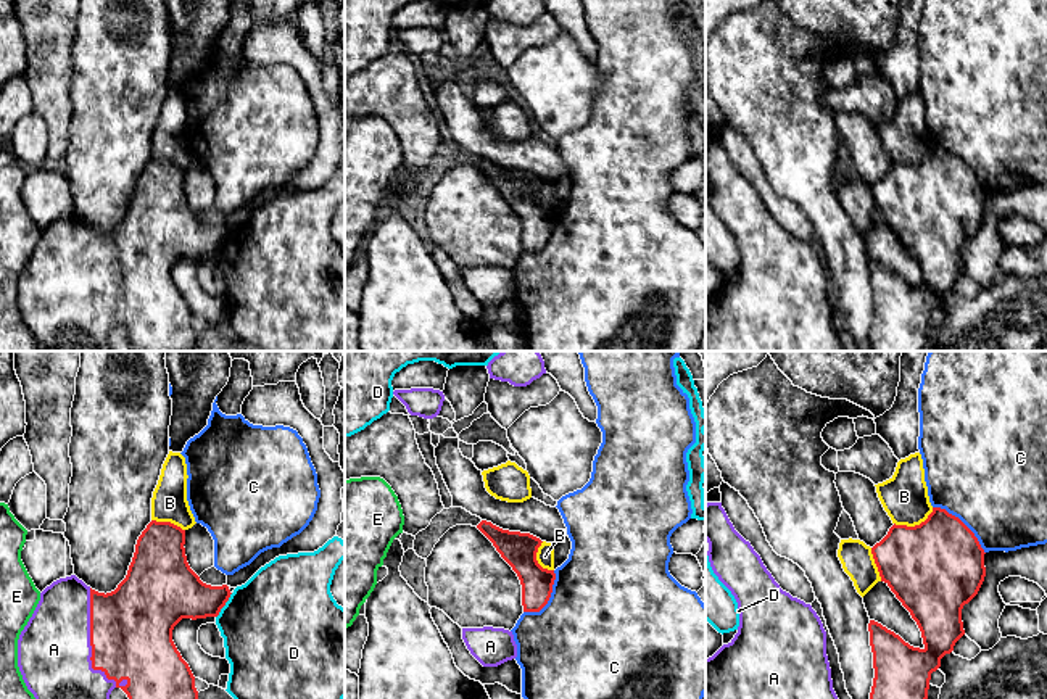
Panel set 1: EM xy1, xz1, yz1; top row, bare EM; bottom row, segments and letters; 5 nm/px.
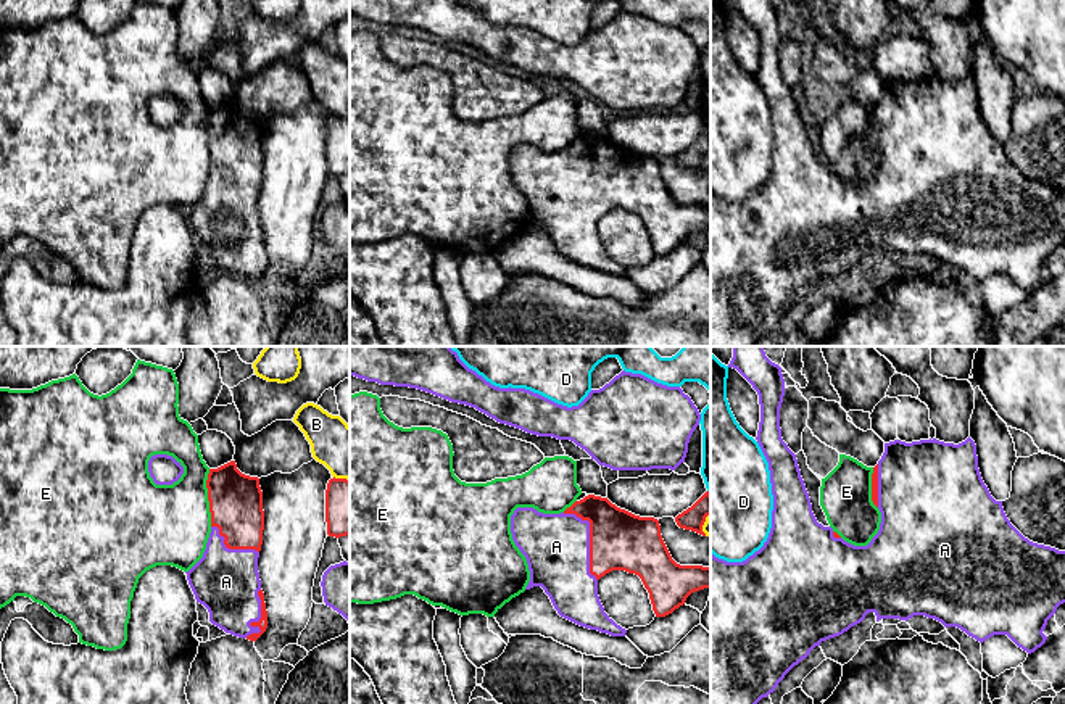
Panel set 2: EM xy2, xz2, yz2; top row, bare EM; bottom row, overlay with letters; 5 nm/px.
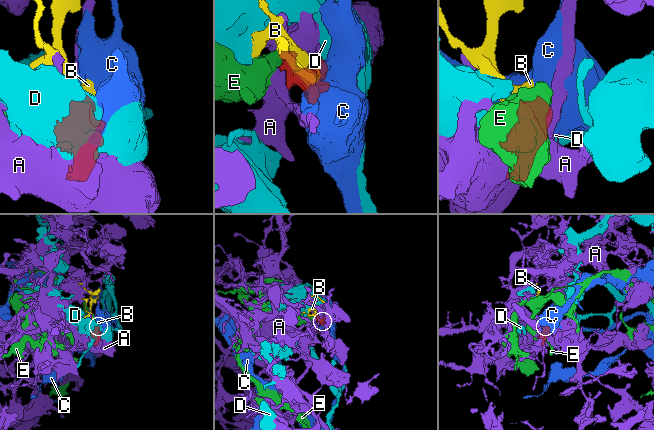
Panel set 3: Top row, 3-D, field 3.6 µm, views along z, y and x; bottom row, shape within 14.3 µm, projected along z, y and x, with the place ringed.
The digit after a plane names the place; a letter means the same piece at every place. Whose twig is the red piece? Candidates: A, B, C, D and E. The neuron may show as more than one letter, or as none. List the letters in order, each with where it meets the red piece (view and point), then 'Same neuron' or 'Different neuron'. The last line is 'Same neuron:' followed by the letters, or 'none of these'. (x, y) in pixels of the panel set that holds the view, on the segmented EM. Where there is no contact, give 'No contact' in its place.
A: Touches red at xy1 (91, 645). Same neuron
B: Touches red at yz1 (915, 525). Different neuron
C: Touches red at yz1 (964, 524). Different neuron
D: Touches red at xy1 (224, 604). Different neuron
E: Touches red at xy2 (208, 498). Different neuron
Same neuron: A

